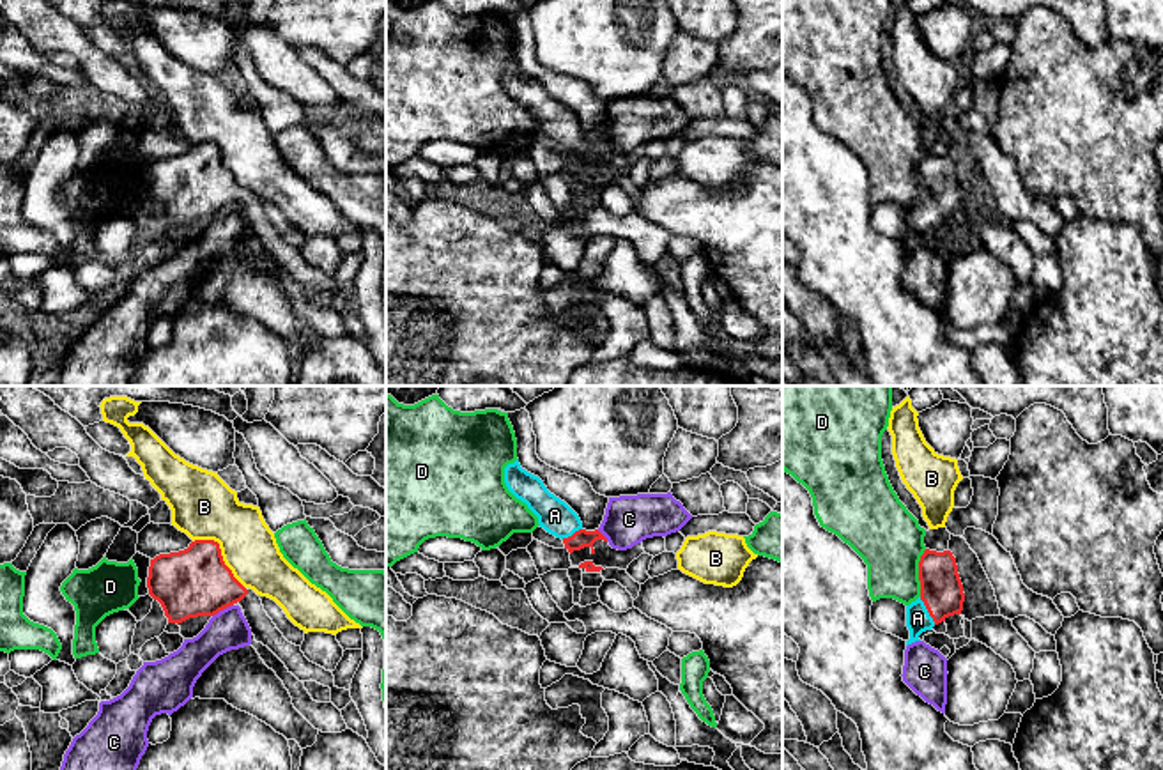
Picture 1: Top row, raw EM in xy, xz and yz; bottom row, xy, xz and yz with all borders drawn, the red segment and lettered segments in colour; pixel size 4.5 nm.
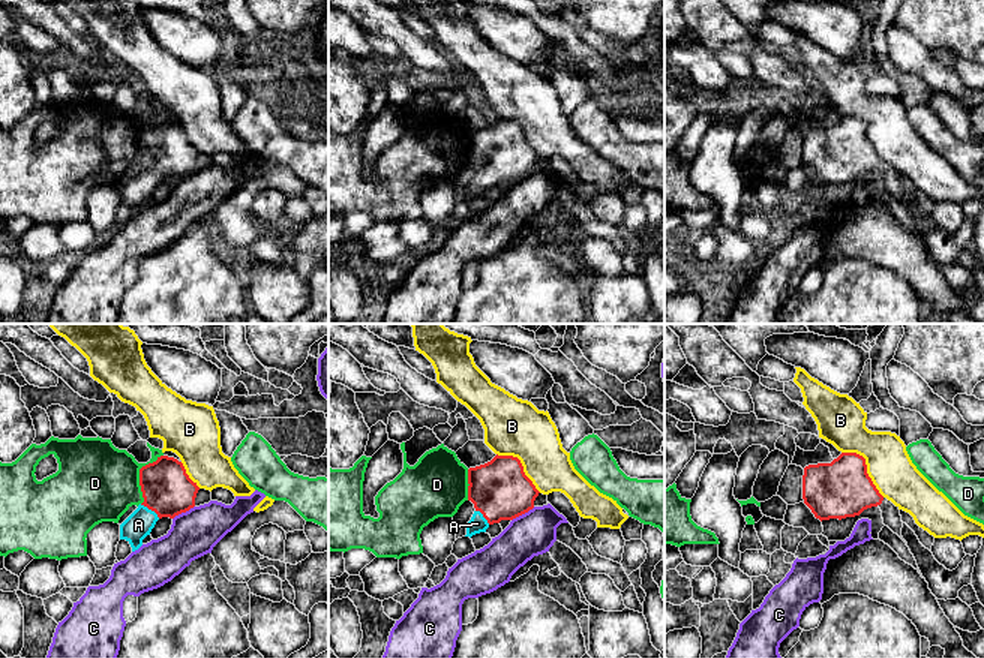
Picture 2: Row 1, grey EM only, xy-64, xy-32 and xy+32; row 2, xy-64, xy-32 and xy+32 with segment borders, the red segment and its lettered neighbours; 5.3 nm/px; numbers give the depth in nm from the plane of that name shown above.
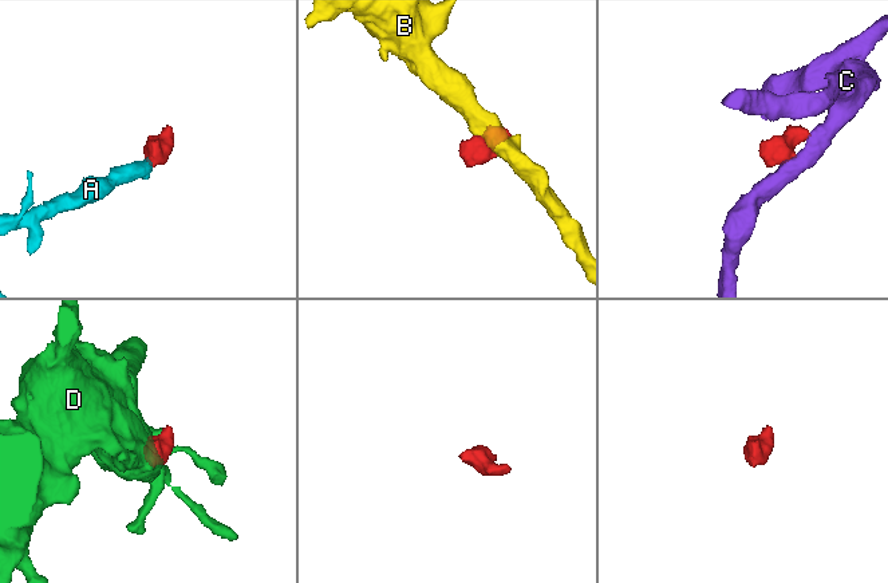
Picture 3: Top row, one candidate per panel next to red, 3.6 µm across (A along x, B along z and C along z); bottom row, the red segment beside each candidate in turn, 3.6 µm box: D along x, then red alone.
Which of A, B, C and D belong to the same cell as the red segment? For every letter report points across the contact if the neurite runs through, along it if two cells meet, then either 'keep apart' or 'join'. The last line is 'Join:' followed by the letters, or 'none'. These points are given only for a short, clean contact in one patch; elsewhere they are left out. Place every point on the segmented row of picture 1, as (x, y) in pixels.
A: across yz (942, 593), (928, 611), (917, 618) | join
B: keep apart
C: along xy (232, 604), (213, 616) | keep apart
D: keep apart
Join: A

